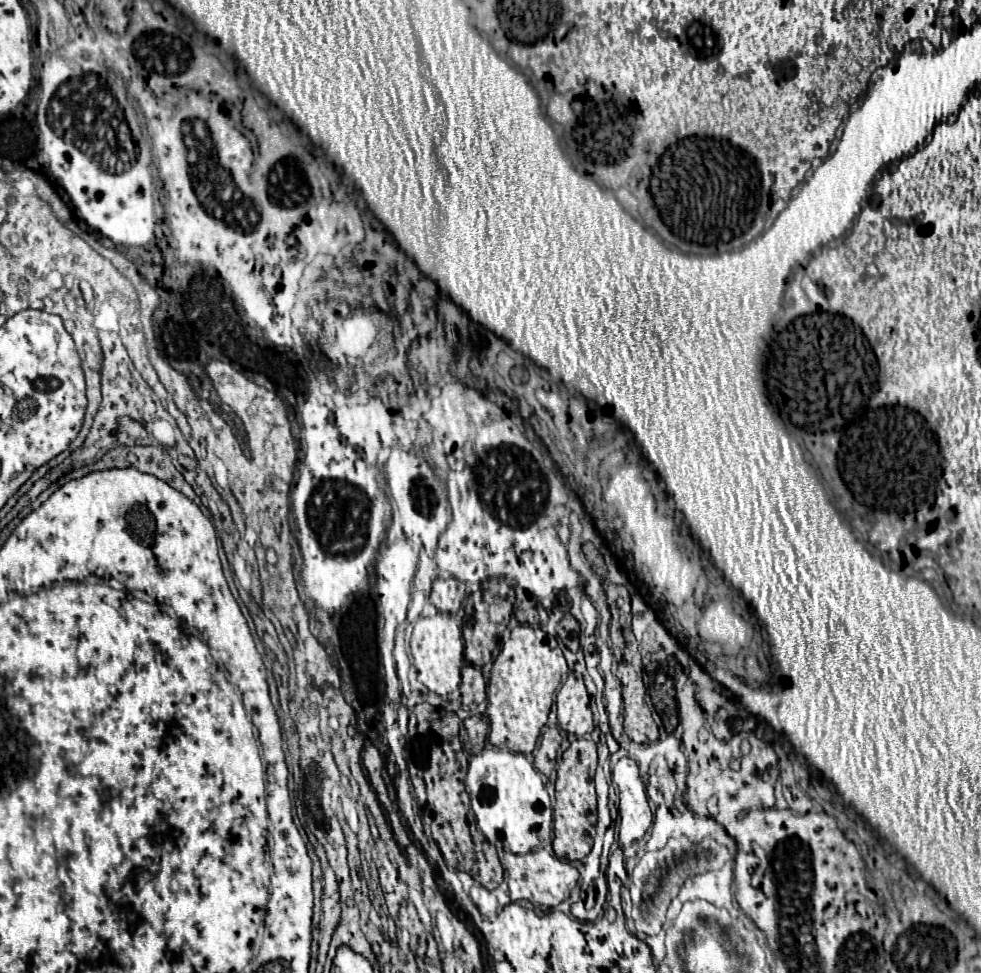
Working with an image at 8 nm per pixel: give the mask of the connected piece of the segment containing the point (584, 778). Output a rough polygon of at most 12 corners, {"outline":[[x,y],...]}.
{"outline":[[574,739],[556,779],[554,853],[594,843],[596,743]]}

